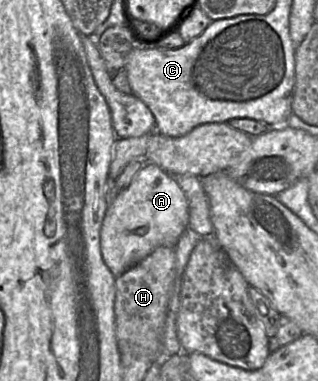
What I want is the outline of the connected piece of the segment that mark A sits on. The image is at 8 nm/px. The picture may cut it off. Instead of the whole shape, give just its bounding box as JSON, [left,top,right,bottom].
[100,161,189,278]

